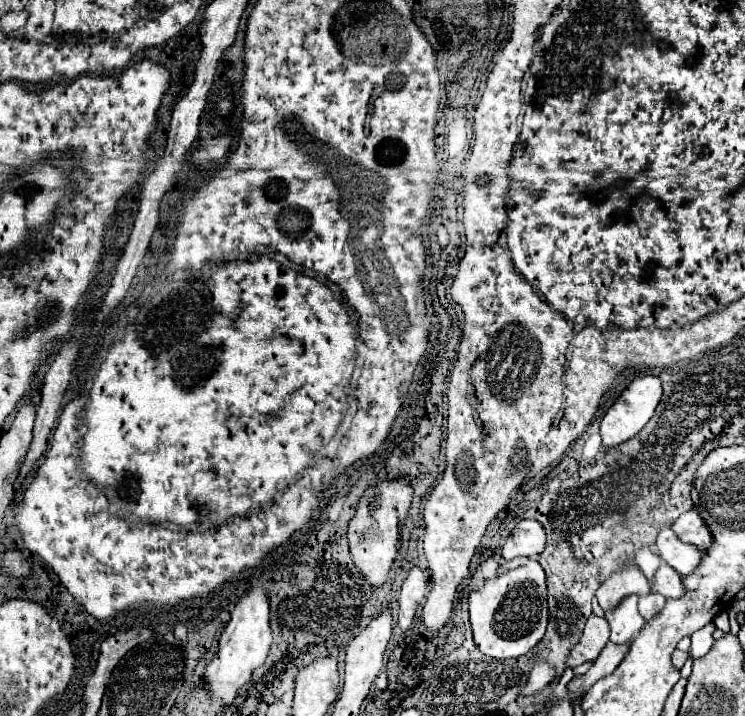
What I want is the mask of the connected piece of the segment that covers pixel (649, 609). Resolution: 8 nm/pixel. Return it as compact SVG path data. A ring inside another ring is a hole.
M650 593L648 597L640 597L638 609L640 609L640 615L644 617L646 623L648 623L652 617L656 617L656 613L662 611L664 601L666 601L666 599L654 599L654 593Z

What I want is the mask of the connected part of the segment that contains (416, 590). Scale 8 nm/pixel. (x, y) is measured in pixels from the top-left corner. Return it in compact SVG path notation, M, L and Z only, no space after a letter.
M412 567L398 599L398 627L406 631L412 625L412 619L416 615L416 609L424 601L428 593L428 579L420 567Z

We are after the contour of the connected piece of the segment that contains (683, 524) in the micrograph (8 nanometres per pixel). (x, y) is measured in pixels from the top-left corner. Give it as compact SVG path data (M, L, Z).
M696 509L680 515L678 521L674 521L672 529L682 541L688 541L698 549L708 549L712 545L712 533Z

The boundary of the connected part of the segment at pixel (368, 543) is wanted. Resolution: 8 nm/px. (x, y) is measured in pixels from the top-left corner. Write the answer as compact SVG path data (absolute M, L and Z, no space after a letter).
M408 479L382 481L370 487L366 495L362 495L360 499L356 515L348 525L348 541L354 565L370 581L372 587L382 587L388 579L388 573L400 549L400 535L402 535L400 521L406 521L410 505L412 505L412 487L408 485Z

